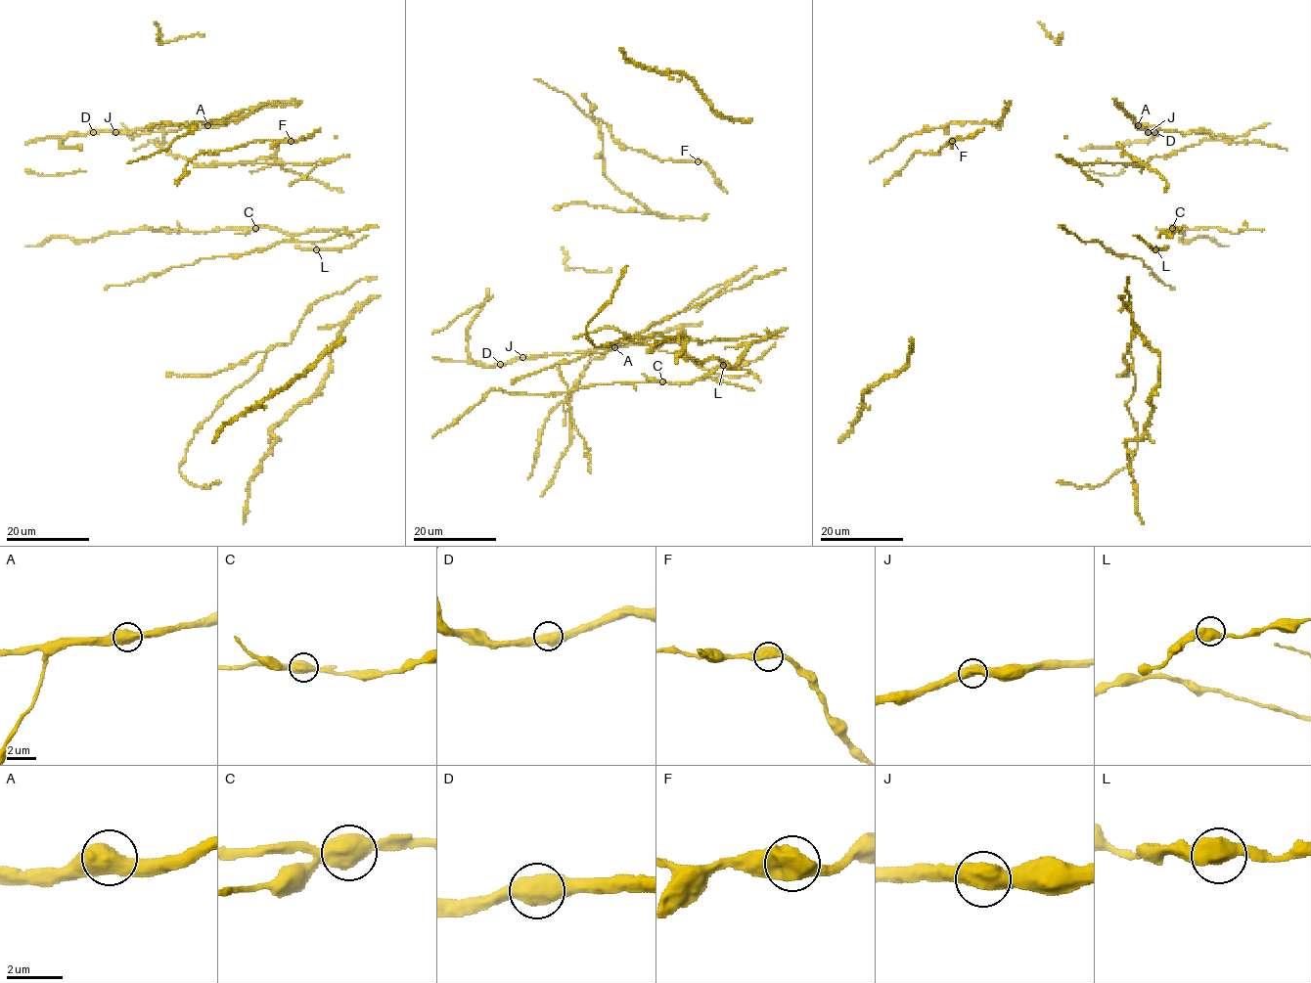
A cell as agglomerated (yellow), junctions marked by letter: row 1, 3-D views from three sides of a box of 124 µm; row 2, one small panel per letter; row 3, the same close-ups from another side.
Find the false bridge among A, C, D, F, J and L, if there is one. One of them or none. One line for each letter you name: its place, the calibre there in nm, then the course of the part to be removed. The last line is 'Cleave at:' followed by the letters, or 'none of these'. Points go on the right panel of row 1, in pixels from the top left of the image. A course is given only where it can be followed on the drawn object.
C: Place: (1172, 228). Thickness 700 nm. Course of the part to remove: (1172, 228), (1174, 232), (1186, 229), (1180, 240), (1191, 241), (1208, 236), (1217, 245), (1229, 245)
Cleave at: C

